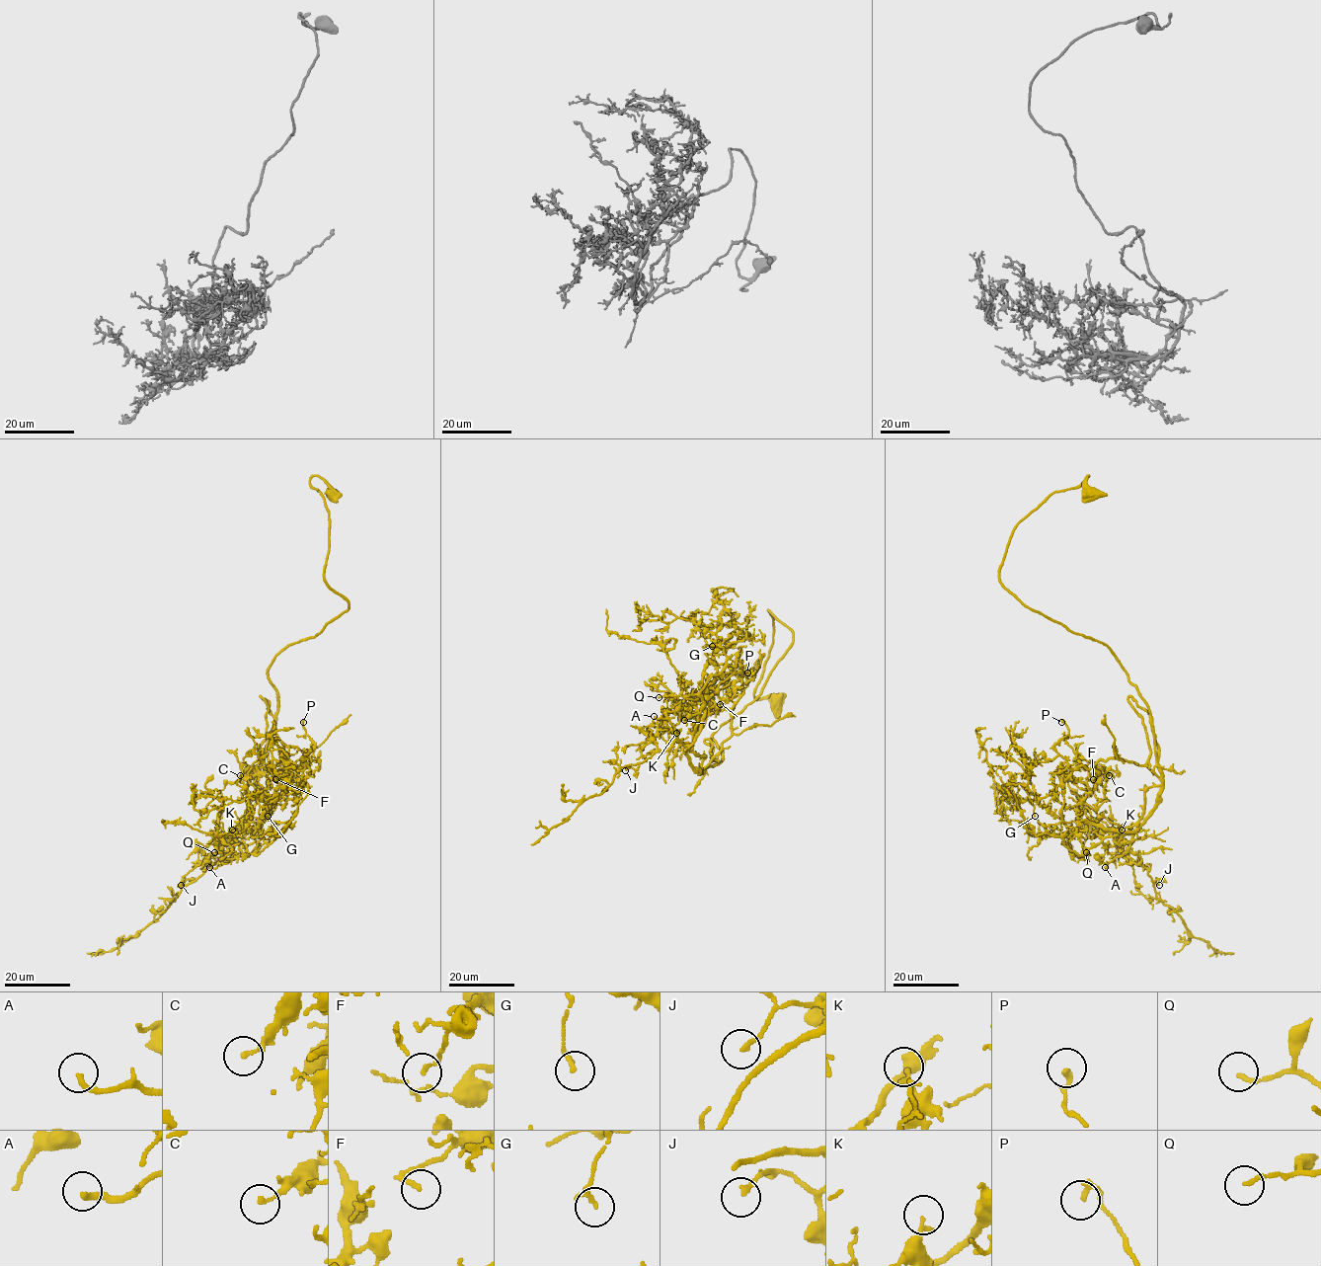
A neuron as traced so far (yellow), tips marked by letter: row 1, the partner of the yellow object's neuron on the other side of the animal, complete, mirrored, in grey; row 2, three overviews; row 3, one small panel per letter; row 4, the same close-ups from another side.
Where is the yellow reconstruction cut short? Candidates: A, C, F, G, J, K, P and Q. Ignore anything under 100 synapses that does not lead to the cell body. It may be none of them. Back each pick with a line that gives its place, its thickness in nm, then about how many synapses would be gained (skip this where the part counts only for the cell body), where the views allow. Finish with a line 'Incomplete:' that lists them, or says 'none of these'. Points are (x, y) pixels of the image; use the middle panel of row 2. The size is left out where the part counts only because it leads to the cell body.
A: place (654, 716); calibre 240 nm; 150 synapses
Incomplete: A

